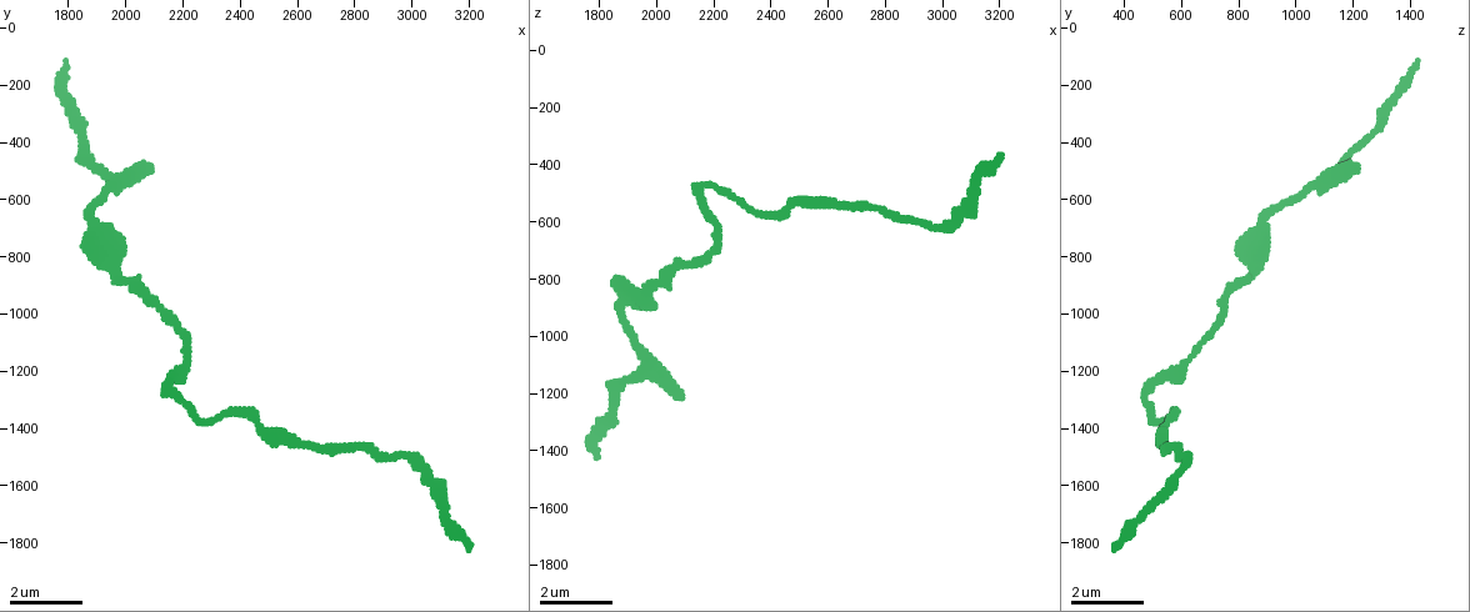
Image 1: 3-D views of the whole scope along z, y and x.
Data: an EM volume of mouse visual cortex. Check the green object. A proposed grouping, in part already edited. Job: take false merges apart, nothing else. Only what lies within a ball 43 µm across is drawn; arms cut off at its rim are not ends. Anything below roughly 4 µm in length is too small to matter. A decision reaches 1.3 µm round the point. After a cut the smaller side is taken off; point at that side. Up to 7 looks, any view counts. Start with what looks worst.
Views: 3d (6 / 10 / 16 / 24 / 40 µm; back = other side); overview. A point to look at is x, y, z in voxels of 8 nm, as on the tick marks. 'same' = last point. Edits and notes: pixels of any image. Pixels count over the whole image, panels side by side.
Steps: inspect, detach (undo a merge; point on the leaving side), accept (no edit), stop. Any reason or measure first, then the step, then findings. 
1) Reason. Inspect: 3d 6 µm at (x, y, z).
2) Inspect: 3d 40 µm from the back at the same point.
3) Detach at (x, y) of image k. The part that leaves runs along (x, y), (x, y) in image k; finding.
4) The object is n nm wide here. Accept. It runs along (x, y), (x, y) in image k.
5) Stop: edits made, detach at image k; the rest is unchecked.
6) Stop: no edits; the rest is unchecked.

Inspect: 3d 10 µm at (2210, 1170, 610).

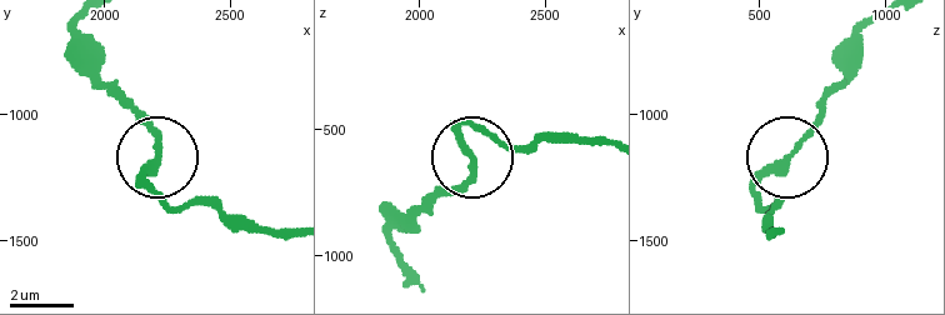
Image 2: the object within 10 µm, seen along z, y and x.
The object is 210 nm wide here. Accept. It runs along (468, 156), (470, 173), (433, 210) in image 2; all the same neuron.

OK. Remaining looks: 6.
Inspect: 3d 6 µm at (1910, 600, 980).

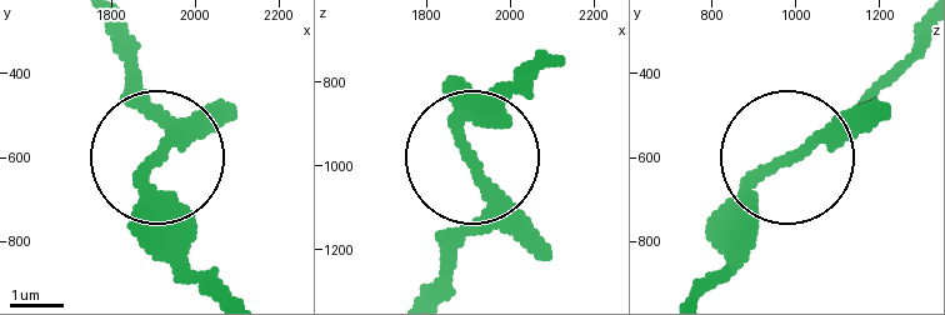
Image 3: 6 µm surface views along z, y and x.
Other side. Inspect: 3d 6 µm from the back at (1905, 605, 985).

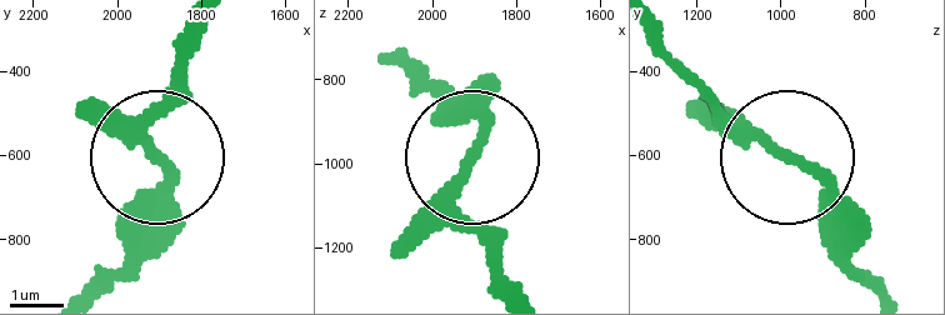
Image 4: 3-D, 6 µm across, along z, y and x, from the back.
Accept. It runs along (94, 288), (158, 180), (148, 126), (175, 50) in image 4; one neuron here.

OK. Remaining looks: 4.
Calibre changes. Inspect: 3d 10 µm at (2700, 1460, 550).

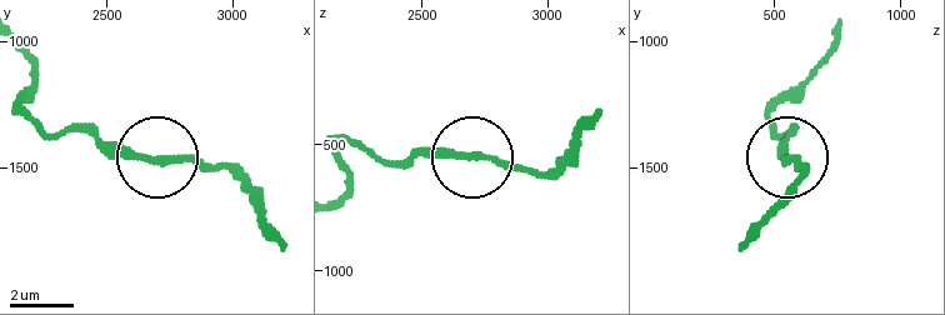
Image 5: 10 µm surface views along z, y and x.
Accept. It runs along (341, 169), (350, 141), (398, 163), (486, 155), (549, 171) in image 5; one neuron here.

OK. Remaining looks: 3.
Stop: no edits; the rest is unchecked.

